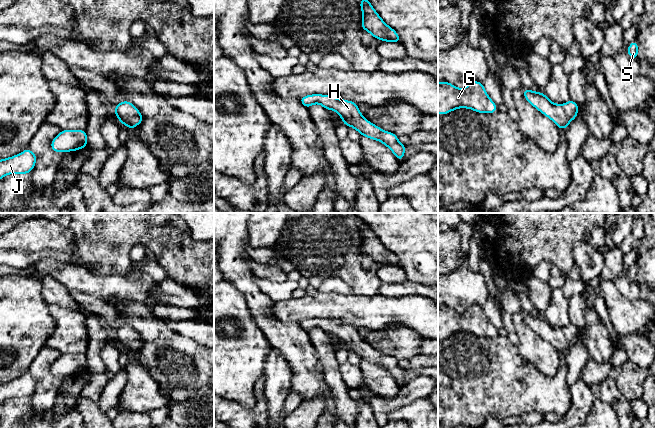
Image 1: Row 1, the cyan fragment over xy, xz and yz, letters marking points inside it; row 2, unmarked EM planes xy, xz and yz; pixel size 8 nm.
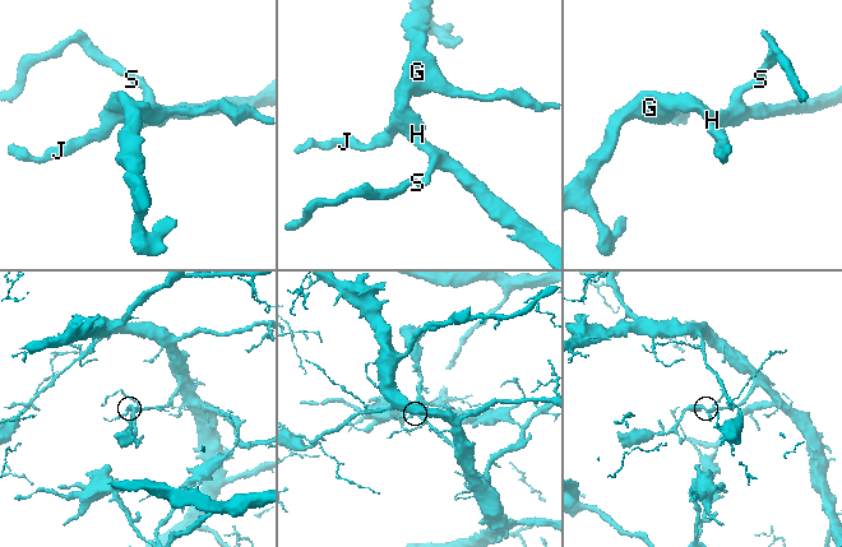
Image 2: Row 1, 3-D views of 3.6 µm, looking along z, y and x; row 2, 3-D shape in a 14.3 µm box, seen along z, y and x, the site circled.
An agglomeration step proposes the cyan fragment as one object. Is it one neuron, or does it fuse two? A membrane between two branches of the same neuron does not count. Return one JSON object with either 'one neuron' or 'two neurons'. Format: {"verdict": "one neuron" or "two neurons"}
{"verdict": "one neuron"}

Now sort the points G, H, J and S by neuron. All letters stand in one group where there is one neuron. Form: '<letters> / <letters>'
G H J S

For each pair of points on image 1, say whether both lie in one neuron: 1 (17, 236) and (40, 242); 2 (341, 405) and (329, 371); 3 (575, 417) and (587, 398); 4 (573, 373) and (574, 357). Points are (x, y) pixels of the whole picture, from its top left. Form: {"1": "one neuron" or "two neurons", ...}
{"1": "one neuron", "2": "one neuron", "3": "one neuron", "4": "one neuron"}

